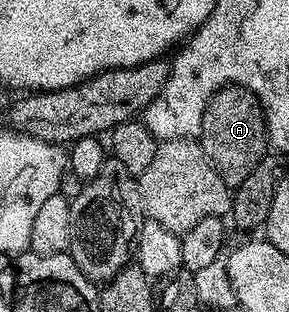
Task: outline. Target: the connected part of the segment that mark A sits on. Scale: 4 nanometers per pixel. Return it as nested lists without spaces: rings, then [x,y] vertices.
[[[223,88],[211,96],[207,108],[203,112],[203,124],[199,135],[201,147],[205,149],[205,154],[213,167],[221,173],[221,178],[230,188],[236,188],[255,172],[255,168],[267,157],[270,149],[269,133],[265,127],[265,110],[261,106],[261,101],[251,92],[245,90],[228,90]]]

